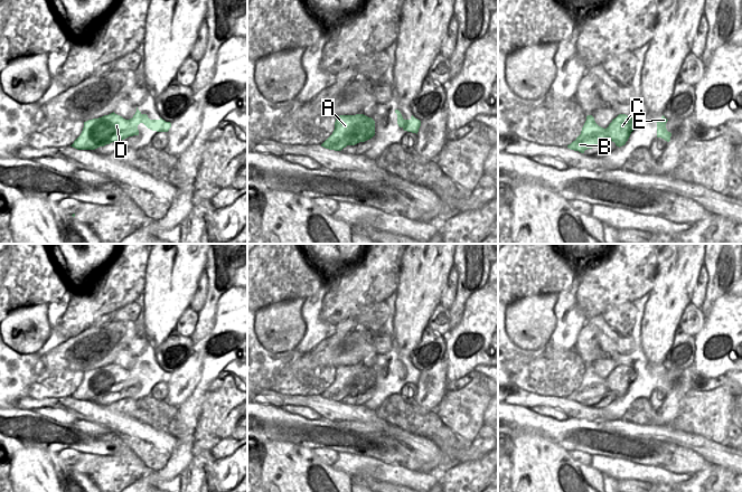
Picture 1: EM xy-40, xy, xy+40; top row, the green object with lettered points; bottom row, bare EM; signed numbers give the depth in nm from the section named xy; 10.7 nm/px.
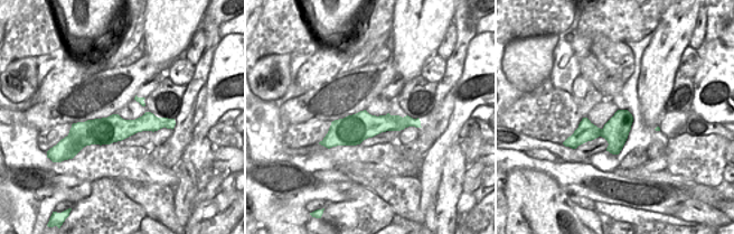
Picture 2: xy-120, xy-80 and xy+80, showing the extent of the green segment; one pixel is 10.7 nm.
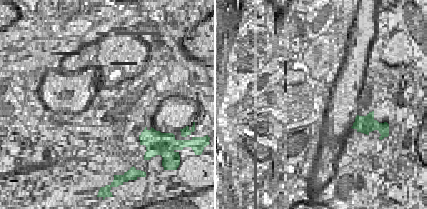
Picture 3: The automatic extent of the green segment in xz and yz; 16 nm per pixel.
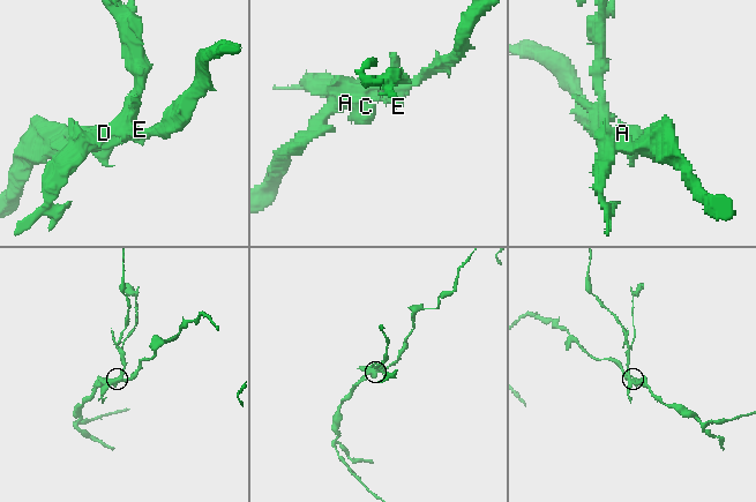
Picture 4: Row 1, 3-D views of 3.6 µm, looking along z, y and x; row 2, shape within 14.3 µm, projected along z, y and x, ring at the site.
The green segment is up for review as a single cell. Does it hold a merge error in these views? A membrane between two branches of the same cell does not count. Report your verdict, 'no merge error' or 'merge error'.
merge error

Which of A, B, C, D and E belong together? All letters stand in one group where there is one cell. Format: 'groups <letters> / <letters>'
groups A B D E / C

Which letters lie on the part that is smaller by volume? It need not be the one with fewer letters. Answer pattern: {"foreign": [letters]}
{"foreign": ["C"]}

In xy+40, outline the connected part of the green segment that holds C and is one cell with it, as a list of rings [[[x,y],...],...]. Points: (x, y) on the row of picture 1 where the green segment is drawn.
[[[619,114],[605,130],[609,141],[614,142],[620,148],[626,144],[635,127],[636,121],[632,116]]]

